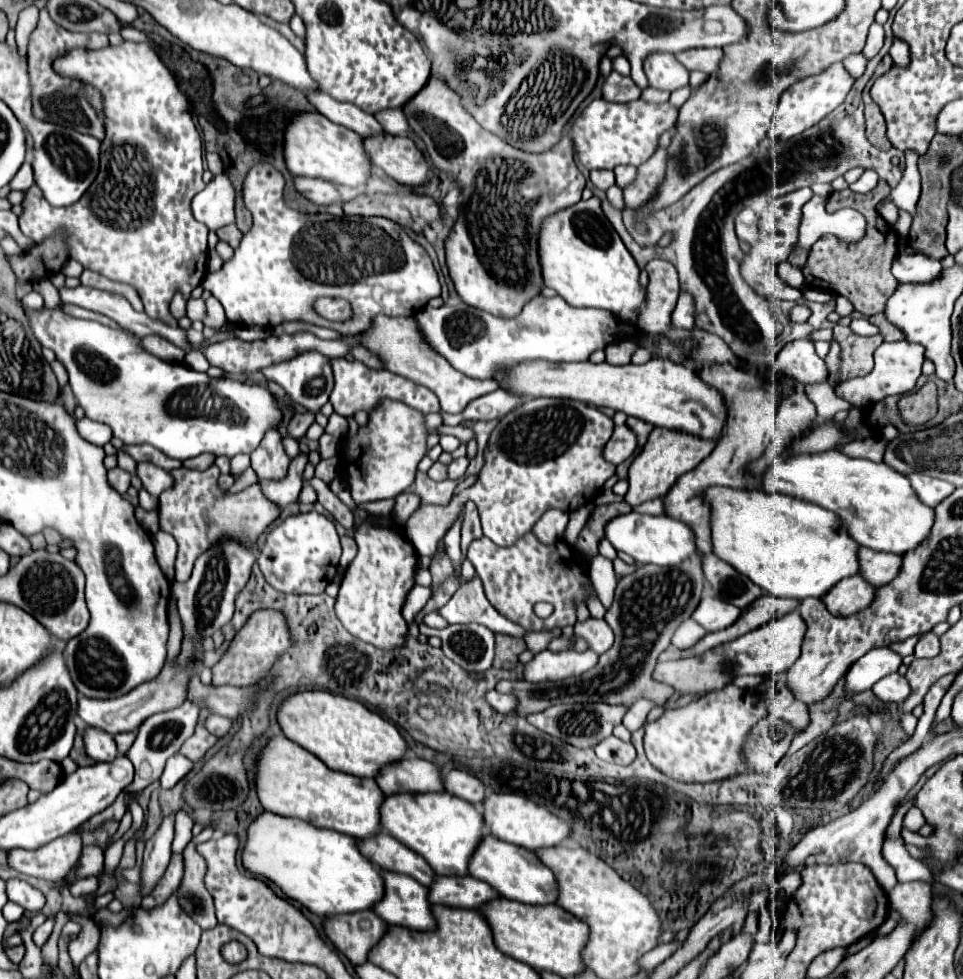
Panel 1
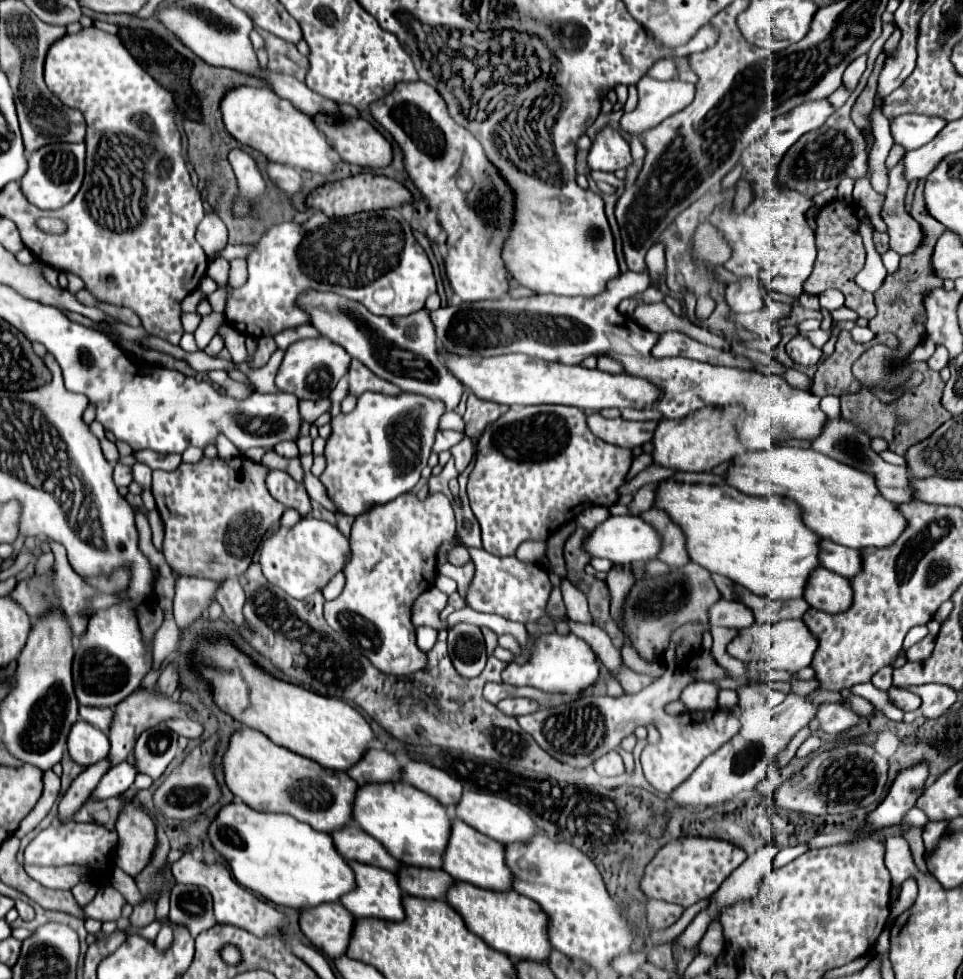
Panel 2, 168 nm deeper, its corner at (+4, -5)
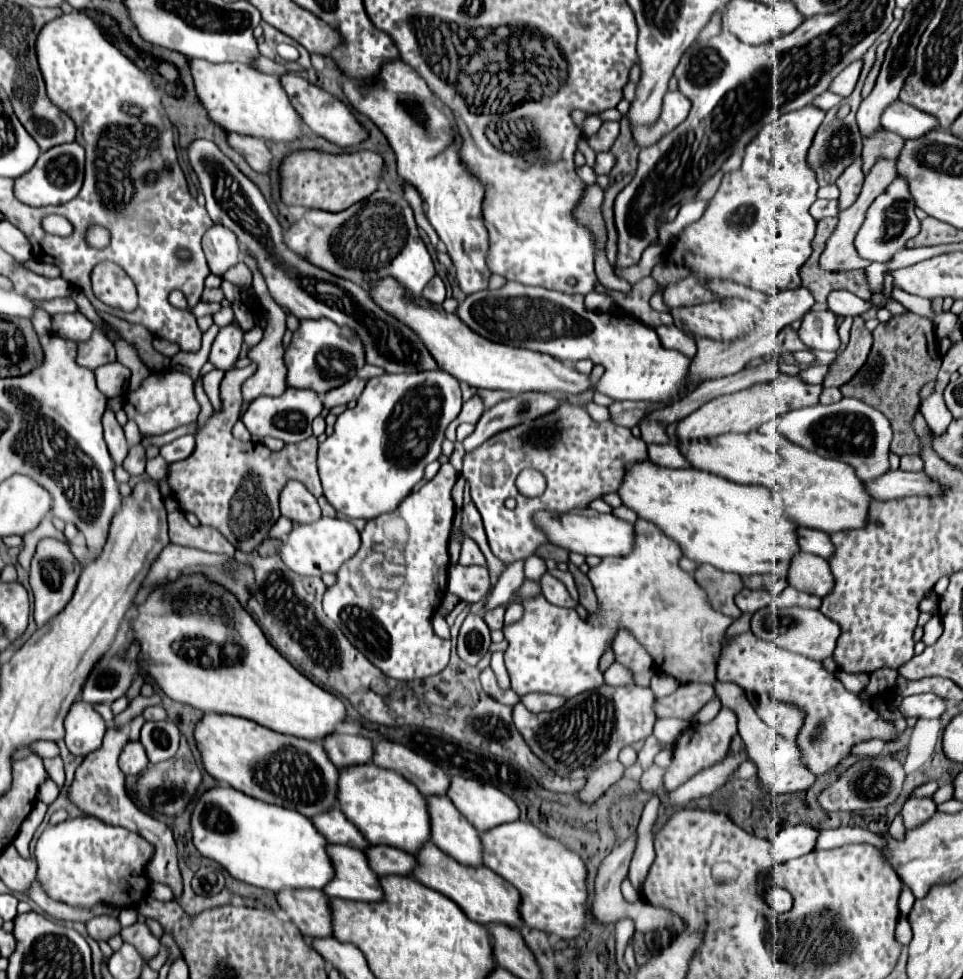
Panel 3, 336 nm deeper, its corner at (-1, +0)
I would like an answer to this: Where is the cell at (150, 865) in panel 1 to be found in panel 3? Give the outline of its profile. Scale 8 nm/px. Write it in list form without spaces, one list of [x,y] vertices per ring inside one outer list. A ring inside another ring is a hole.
[[[137,921],[135,925],[131,927],[125,927],[121,931],[121,937],[123,941],[131,943],[137,947],[137,951],[149,961],[153,955],[157,955],[159,951],[159,939],[149,931],[149,927],[143,923],[143,921]]]

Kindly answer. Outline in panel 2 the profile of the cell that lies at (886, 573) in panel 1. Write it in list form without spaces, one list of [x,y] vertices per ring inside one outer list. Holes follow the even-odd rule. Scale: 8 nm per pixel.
[[[820,540],[818,542],[820,554],[820,566],[844,576],[844,578],[852,578],[854,574],[858,574],[858,566],[862,564],[862,556],[860,550],[850,550],[846,546],[838,546],[830,540]]]

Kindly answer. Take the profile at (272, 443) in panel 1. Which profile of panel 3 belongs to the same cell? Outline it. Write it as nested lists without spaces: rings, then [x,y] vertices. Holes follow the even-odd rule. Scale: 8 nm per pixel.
[[[287,481],[281,491],[281,515],[293,523],[313,523],[321,517],[317,499],[299,481]]]

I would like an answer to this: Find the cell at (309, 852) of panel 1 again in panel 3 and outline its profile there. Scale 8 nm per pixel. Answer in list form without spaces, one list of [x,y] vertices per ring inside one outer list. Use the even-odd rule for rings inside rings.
[[[233,787],[205,791],[195,803],[191,829],[193,843],[201,855],[221,863],[243,883],[279,893],[283,889],[323,889],[335,877],[335,867],[327,853],[329,843],[311,819],[253,799]]]

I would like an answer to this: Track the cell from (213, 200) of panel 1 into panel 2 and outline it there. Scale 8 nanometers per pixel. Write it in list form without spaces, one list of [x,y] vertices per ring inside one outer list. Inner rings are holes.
[[[204,216],[204,220],[198,224],[196,240],[206,252],[208,260],[214,260],[226,246],[228,230],[218,216]]]

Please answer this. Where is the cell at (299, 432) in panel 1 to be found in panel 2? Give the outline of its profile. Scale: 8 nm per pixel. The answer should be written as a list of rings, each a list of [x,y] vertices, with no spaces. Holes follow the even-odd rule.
[[[322,398],[322,400],[302,400],[300,402],[300,414],[302,414],[302,420],[312,424],[318,416],[322,416],[324,412],[328,412],[332,406],[330,398]]]

